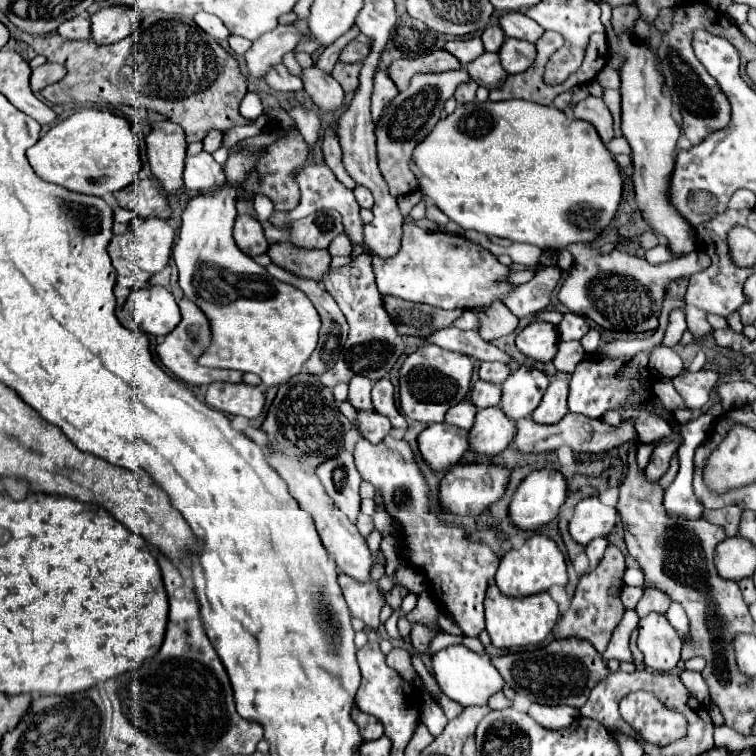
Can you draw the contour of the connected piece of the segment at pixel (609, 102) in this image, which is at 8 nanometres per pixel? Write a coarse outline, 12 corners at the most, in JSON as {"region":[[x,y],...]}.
{"region":[[604,90],[604,102],[614,116],[620,134],[621,96],[618,90]]}

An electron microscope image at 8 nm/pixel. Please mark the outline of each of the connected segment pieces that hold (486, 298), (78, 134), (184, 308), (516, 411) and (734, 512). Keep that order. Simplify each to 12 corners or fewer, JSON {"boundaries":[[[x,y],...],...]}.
{"boundaries":[[[404,226],[372,266],[380,294],[488,306],[510,270],[464,236]],[[80,110],[30,150],[34,172],[78,194],[134,182],[126,118]],[[188,298],[182,322],[156,352],[162,364],[192,386],[242,382],[238,370],[204,368],[208,318]],[[520,366],[502,384],[502,410],[512,420],[530,416],[550,380]],[[726,506],[706,510],[704,518],[726,530],[738,534],[742,508]]]}

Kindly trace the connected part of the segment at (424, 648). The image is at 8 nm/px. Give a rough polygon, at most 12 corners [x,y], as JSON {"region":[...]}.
{"region":[[416,624],[410,642],[416,652],[426,654],[436,632]]}

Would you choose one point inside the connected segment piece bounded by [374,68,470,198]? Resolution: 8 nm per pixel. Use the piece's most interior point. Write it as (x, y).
(407, 119)

